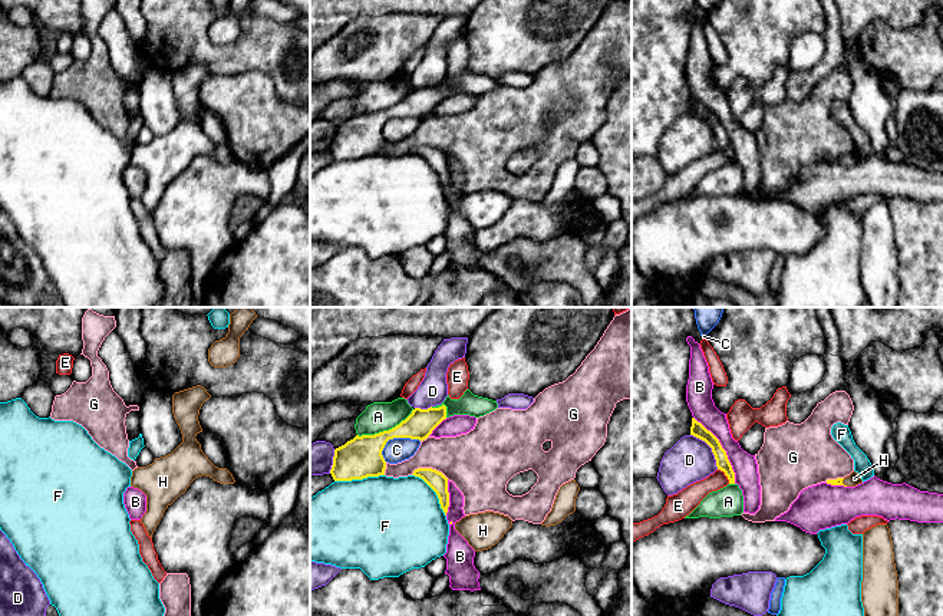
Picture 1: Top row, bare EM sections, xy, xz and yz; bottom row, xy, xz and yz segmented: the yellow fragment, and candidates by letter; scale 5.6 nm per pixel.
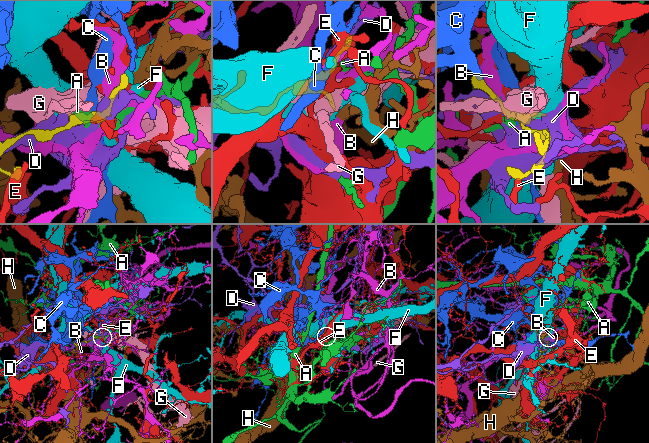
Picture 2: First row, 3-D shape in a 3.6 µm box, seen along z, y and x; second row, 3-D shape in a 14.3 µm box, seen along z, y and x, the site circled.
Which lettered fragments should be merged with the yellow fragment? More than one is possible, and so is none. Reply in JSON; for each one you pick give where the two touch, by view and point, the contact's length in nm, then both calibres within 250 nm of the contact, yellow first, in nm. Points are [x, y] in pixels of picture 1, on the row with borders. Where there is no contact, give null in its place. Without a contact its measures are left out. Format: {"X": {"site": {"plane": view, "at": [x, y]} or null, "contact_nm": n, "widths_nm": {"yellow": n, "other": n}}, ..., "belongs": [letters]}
{"H": {"site": {"plane": "yz", "at": [841, 483]}, "contact_nm": 50, "widths_nm": {"yellow": 50, "other": 70}}, "belongs": ["H"]}

